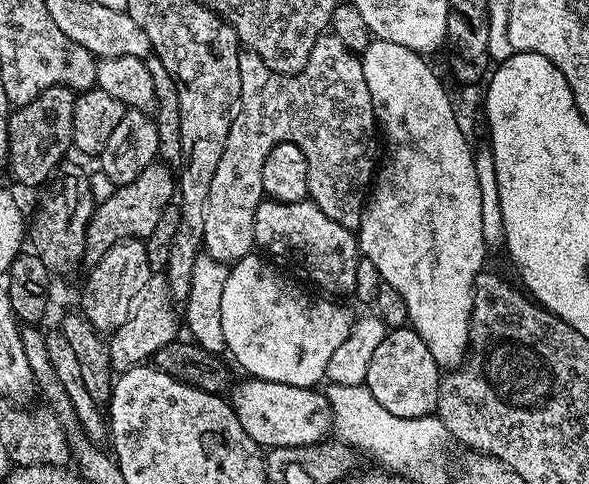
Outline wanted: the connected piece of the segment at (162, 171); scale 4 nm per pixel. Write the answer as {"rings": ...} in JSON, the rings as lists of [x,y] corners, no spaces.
{"rings":[[[157,163],[155,167],[142,170],[138,178],[129,184],[121,184],[110,198],[95,205],[92,221],[88,224],[88,251],[87,255],[93,261],[102,258],[110,246],[116,241],[125,238],[147,238],[158,225],[163,211],[173,203],[178,192],[178,176],[166,165]]]}

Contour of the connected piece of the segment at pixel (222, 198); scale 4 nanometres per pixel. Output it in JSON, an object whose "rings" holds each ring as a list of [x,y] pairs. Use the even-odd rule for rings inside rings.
{"rings":[[[333,34],[320,36],[307,66],[291,76],[271,72],[252,52],[241,51],[240,107],[232,118],[230,134],[222,150],[222,162],[218,162],[218,170],[214,170],[214,182],[210,182],[210,198],[206,206],[203,251],[213,260],[228,266],[249,255],[253,249],[256,207],[262,199],[262,166],[266,162],[266,154],[270,154],[270,150],[274,150],[274,146],[282,142],[294,142],[302,150],[302,154],[306,155],[307,186],[312,202],[339,225],[353,230],[359,227],[378,164],[378,121],[360,61],[361,59]]]}

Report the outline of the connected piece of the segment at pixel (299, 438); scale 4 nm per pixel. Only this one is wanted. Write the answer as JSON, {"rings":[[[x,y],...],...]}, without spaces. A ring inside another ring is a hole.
{"rings":[[[255,378],[245,381],[240,389],[235,389],[236,417],[238,422],[242,422],[242,430],[246,430],[249,438],[261,449],[297,448],[307,444],[319,444],[327,437],[324,436],[327,432],[333,431],[332,414],[323,391],[315,387],[303,388]]]}

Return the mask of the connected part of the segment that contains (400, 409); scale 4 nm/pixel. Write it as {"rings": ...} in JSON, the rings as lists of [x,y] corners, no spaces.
{"rings":[[[405,326],[385,331],[378,350],[370,357],[364,384],[378,398],[382,410],[390,410],[398,418],[422,418],[436,411],[441,379],[441,365],[430,354],[426,342],[422,342],[415,328]]]}

